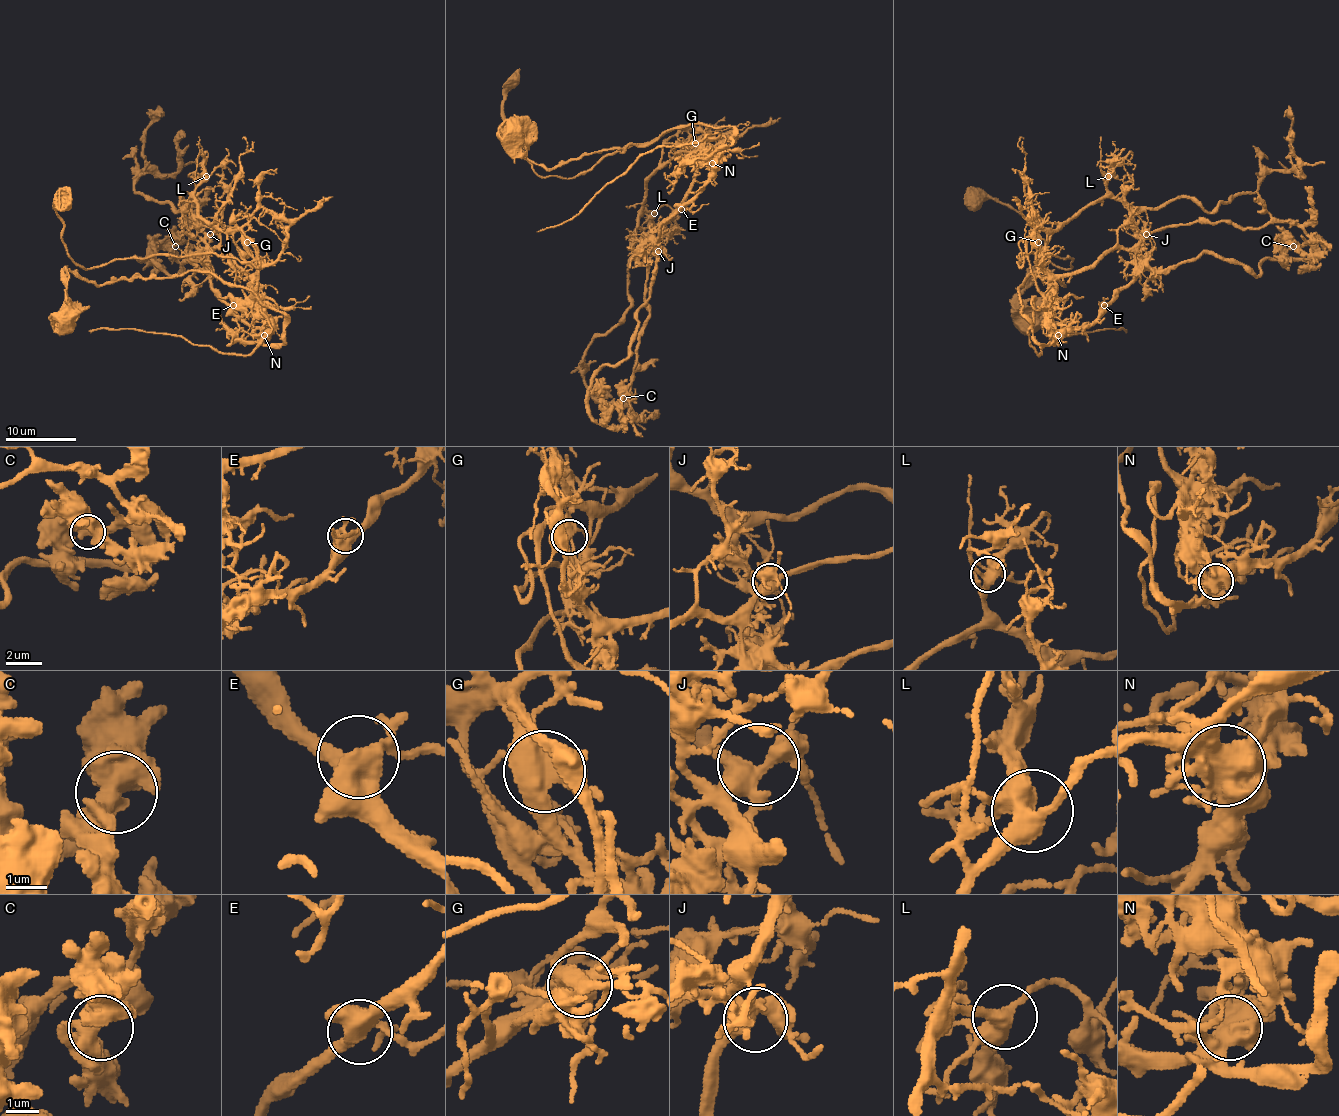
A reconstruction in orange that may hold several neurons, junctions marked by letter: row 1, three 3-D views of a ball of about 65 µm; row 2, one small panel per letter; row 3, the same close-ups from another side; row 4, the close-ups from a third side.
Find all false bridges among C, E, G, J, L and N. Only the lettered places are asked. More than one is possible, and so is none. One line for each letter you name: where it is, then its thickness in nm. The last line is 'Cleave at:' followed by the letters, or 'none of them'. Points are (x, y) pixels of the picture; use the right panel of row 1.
G: place (1038, 242); calibre 460 nm
N: place (1058, 335); calibre 600 nm
Cleave at: G, N

